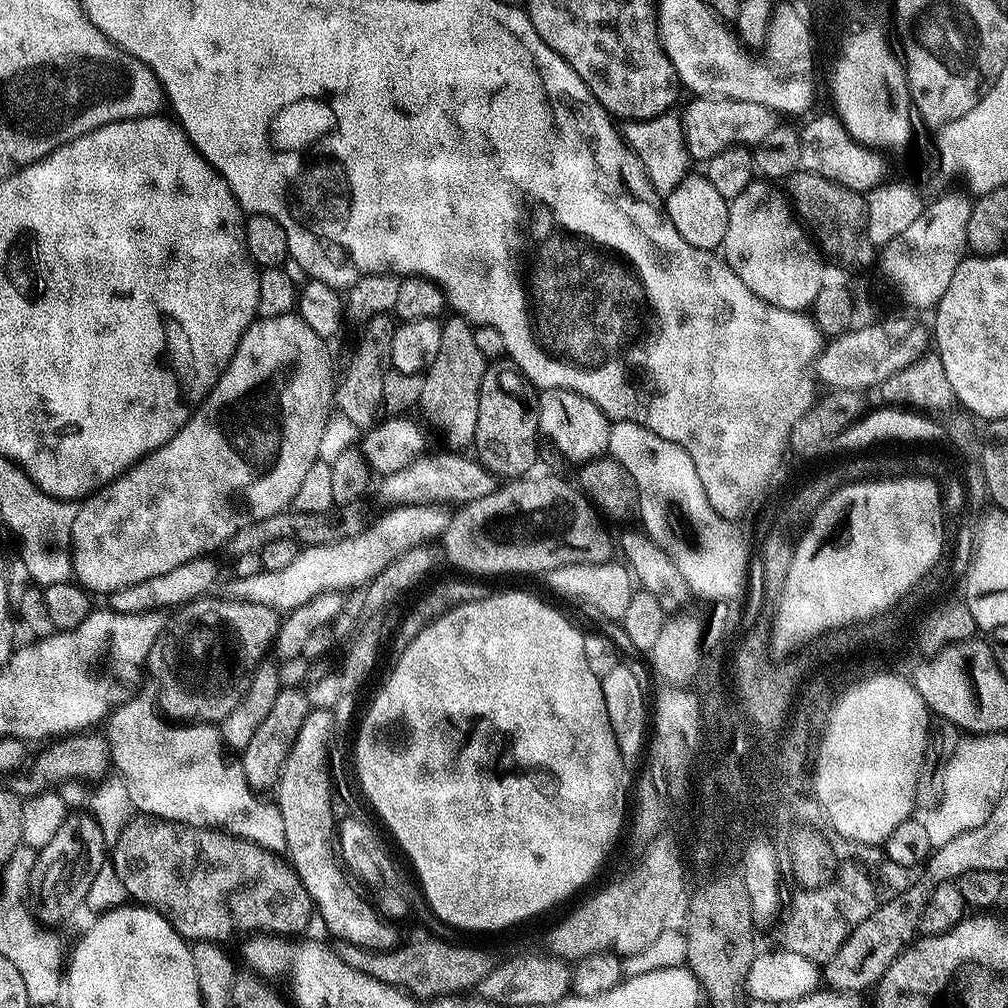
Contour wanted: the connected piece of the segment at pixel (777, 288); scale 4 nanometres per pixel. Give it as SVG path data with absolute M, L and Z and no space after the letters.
M756 178L750 186L746 186L746 190L742 190L742 194L738 194L738 198L730 201L722 256L732 267L734 274L738 274L738 278L742 278L742 282L746 282L746 286L750 286L754 294L758 294L758 298L782 310L804 312L811 309L814 298L818 298L818 290L822 290L822 270L826 264L813 237L798 219L791 199L776 188L779 187L775 183Z

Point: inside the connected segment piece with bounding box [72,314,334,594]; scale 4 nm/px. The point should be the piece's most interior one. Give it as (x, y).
(242, 456)

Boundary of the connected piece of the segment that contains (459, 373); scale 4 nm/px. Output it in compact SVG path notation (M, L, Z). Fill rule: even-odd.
M452 314L441 323L440 329L442 346L438 358L434 358L428 371L423 373L424 381L419 407L424 408L429 420L454 441L471 443L476 439L478 394L482 386L482 374L486 361L482 350L478 350L478 345L474 342L472 321L465 320L459 314Z

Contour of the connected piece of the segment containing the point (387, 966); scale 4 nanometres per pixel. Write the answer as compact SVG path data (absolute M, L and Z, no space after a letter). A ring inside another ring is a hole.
M428 936L425 940L416 940L413 944L408 944L403 948L403 946L397 946L391 950L369 950L366 948L359 948L358 946L354 946L353 944L344 943L344 956L341 958L342 963L349 964L353 970L356 972L362 972L367 976L372 977L375 980L382 982L383 984L391 984L393 987L403 990L405 993L411 994L415 999L421 1002L427 1002L431 996L436 996L435 998L452 998L457 994L464 994L460 992L468 992L471 990L479 989L482 981L488 977L490 971L490 963L488 964L488 956L484 952L479 952L476 948L467 948L464 944L451 944L448 940L439 940L436 936Z

